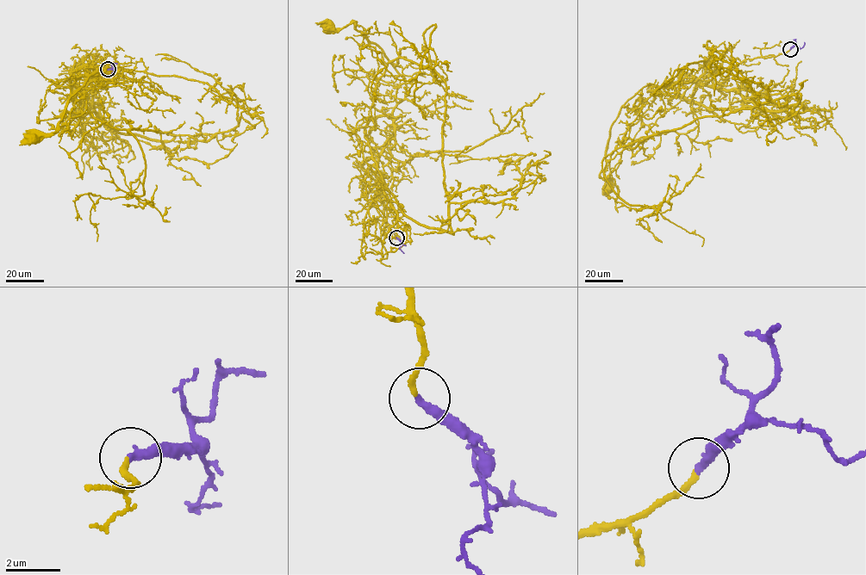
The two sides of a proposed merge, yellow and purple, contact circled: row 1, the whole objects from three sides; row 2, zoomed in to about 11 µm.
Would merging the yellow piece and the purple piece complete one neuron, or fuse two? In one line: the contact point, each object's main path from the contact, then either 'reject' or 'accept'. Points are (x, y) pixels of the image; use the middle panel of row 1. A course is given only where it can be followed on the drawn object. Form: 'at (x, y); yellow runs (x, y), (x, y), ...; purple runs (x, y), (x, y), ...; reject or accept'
at (396, 238); yellow runs (396, 237), (383, 215), (383, 168), (406, 83), (354, 21), (330, 26); purple runs (396, 238), (401, 243), (399, 249), (404, 253); accept

